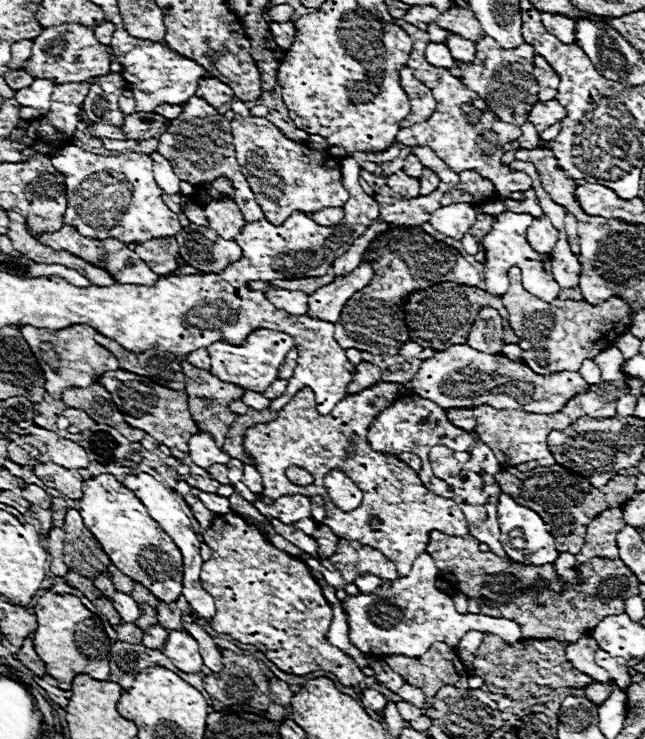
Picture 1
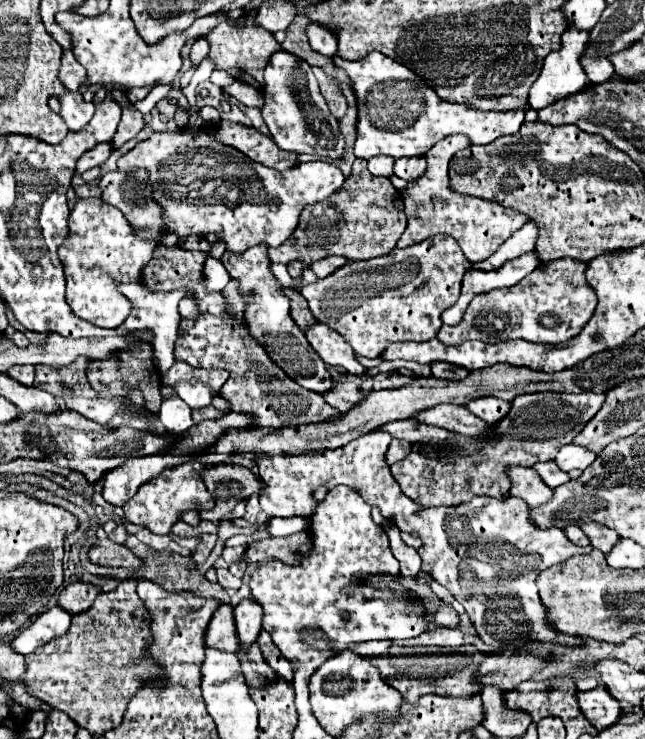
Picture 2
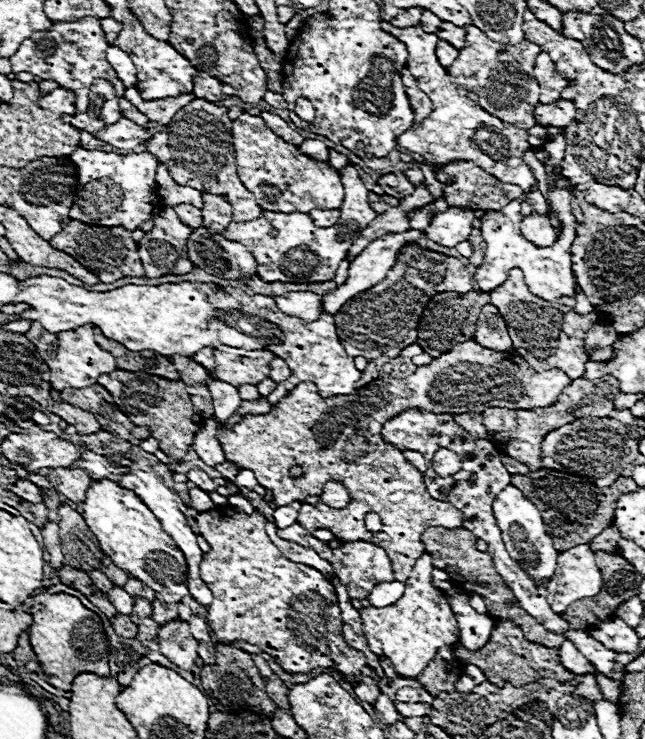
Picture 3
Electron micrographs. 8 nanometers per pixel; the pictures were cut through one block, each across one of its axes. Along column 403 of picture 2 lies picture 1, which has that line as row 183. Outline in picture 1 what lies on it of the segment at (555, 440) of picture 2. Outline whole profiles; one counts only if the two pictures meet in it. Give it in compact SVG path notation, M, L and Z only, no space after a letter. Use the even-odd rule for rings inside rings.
M464 170L460 174L458 188L450 190L442 198L442 206L450 206L452 202L468 202L472 206L486 204L490 198L494 198L494 186L474 170Z

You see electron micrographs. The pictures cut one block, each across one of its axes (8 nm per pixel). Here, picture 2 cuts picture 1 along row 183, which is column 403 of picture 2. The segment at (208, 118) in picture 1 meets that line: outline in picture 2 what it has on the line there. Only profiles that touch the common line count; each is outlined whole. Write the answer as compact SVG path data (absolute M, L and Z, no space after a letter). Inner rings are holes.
M460 134L438 142L428 152L426 172L420 178L416 178L414 182L408 182L408 186L400 192L402 200L404 200L404 212L408 216L408 226L398 240L398 248L412 246L434 234L448 234L460 244L464 256L476 264L476 262L482 262L488 256L492 256L506 242L508 236L512 236L518 228L522 228L528 222L528 218L524 214L504 208L498 202L464 196L450 188L448 164L452 160L452 156L458 150L466 148L468 144L470 144L468 138L460 136Z

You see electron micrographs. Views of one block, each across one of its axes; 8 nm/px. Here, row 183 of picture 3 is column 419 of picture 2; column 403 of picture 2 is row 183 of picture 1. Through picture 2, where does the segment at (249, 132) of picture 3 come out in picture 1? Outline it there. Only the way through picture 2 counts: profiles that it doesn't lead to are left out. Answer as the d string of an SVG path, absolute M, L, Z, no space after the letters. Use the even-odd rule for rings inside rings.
M234 116L230 124L240 170L248 182L254 182L254 192L264 194L256 200L268 222L280 226L280 222L294 212L312 214L320 208L336 208L348 202L350 196L340 182L342 174L336 158L312 150L304 142L286 138L268 118L262 116Z

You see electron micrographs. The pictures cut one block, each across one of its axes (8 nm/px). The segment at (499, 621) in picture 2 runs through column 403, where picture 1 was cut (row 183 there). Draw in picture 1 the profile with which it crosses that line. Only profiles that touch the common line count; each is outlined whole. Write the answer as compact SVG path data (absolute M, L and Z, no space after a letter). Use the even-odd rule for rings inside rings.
M394 20L394 24L404 26L404 30L410 34L410 38L414 42L414 50L412 50L406 66L412 68L414 70L412 74L416 78L420 78L420 82L424 82L432 90L436 104L438 104L438 108L426 122L420 122L410 128L402 128L400 134L396 136L396 140L406 146L416 146L416 144L430 146L436 152L436 156L450 170L454 170L458 174L464 170L476 170L482 178L488 178L492 184L496 184L498 198L506 200L506 198L512 198L513 194L514 199L521 199L521 192L530 188L530 176L526 176L524 172L510 172L508 166L502 166L502 162L500 162L500 158L504 154L502 146L506 142L518 140L522 134L520 128L496 118L496 114L488 108L488 104L476 92L472 92L468 86L464 86L462 80L456 78L450 70L434 68L424 60L424 48L426 48L426 32L424 30L418 30L416 26L412 26L404 20Z

